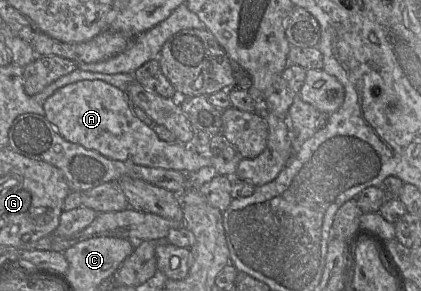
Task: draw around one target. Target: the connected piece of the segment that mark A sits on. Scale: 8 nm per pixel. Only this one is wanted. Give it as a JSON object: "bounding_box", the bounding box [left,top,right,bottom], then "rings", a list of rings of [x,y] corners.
{"bounding_box":[43,80,212,173],"rings":[[[81,80],[65,85],[49,96],[43,107],[44,116],[65,140],[108,158],[181,172],[207,173],[211,170],[212,156],[201,155],[190,145],[161,140],[133,113],[126,92],[102,80]]]}

